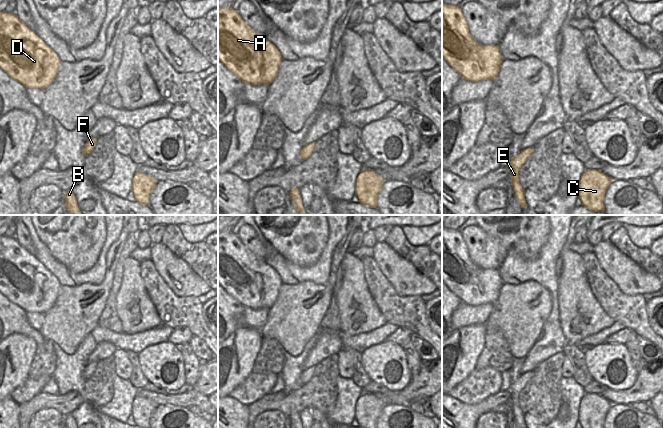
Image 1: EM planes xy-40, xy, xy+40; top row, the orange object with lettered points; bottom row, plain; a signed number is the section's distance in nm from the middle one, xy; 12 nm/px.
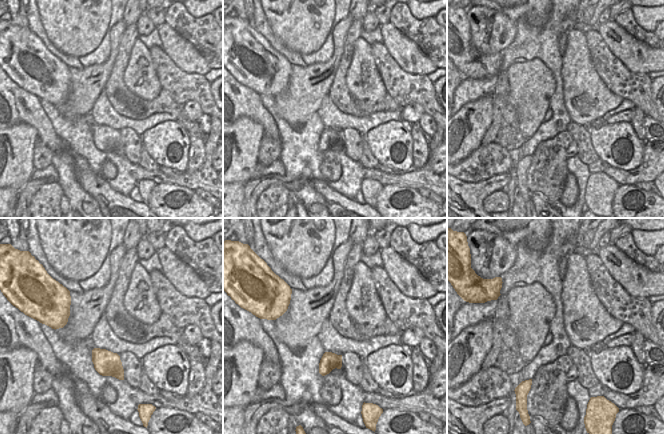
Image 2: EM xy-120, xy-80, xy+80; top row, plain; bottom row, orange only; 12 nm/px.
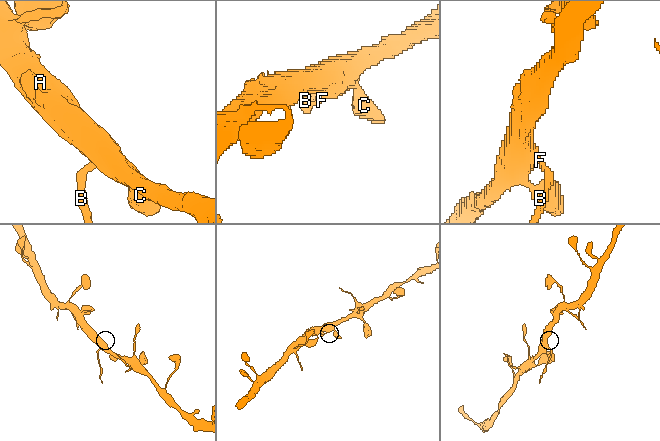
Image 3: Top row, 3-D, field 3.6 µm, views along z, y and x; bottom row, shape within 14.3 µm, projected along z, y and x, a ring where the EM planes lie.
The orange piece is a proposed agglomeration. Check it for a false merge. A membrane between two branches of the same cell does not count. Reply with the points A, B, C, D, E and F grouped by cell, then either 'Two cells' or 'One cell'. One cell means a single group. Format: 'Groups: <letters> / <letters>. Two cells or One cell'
Groups: A C D F / B E. Two cells

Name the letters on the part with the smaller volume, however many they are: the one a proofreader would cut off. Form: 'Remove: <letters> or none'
Remove: B, E

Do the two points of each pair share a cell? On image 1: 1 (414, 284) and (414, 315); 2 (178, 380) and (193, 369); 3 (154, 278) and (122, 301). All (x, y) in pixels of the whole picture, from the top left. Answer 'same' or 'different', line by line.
1: different
2: different
3: different

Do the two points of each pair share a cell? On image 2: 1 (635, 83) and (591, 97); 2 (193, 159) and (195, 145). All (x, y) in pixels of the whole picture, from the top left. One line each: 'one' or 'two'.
1: two
2: one

